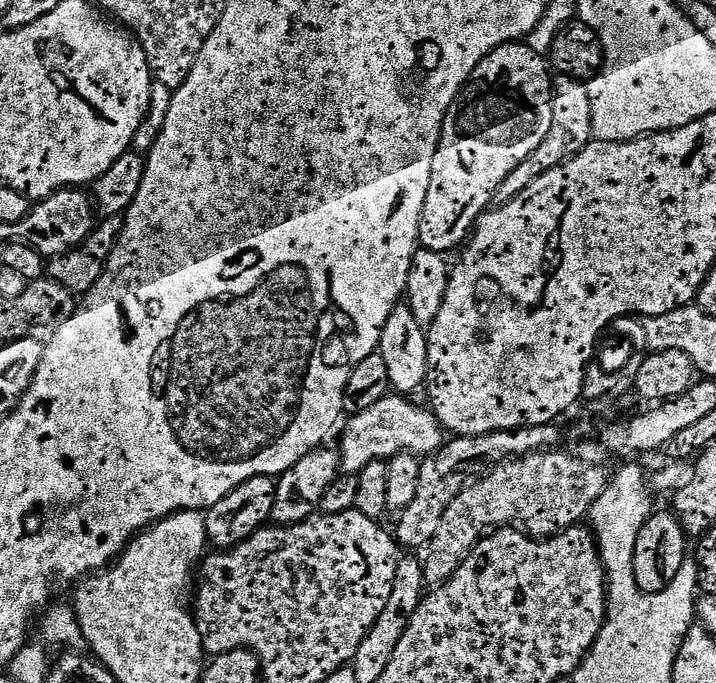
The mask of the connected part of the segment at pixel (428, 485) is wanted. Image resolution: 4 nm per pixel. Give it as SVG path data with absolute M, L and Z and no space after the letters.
M519 431L491 432L485 436L457 436L449 439L439 452L427 457L420 469L418 494L407 510L398 516L399 543L427 549L434 534L438 534L438 526L442 526L442 516L446 510L450 510L450 502L454 502L454 498L458 498L458 494L462 494L462 490L469 484L475 484L481 476L487 476L499 464L521 455L520 436Z

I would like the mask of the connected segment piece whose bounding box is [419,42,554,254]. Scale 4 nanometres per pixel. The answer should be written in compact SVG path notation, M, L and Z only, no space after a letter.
M526 42L503 44L476 67L444 119L440 150L434 158L430 190L426 194L420 223L420 248L451 254L471 237L480 217L495 201L498 186L506 182L510 170L526 162L526 158L530 158L530 154L546 142L546 134L550 134L550 126L554 122L553 87L554 72L549 61L539 56Z

